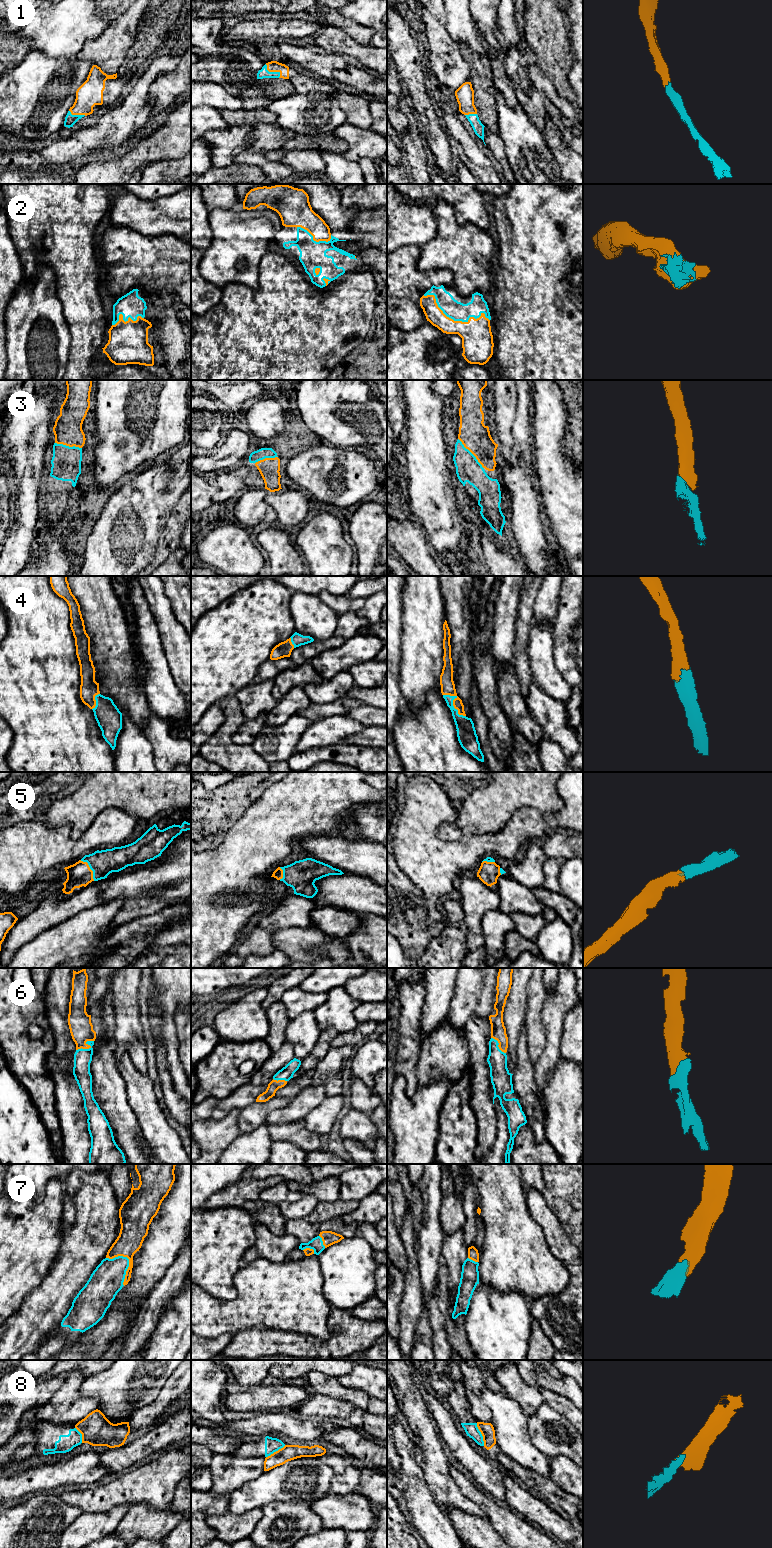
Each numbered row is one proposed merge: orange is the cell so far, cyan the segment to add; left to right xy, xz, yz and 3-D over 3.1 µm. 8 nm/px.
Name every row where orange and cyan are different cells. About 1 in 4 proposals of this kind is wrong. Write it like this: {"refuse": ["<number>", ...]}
{"refuse": ["8"]}

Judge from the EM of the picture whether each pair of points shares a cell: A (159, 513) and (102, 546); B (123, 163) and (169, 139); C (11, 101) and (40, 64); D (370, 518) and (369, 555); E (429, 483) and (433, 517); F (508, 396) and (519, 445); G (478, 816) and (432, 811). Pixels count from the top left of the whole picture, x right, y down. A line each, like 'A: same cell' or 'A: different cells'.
A: same cell
B: same cell
C: same cell
D: same cell
E: same cell
F: different cells
G: different cells

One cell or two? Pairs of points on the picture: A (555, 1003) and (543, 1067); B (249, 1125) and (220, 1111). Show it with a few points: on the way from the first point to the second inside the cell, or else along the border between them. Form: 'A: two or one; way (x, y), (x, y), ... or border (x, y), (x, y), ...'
A: one; way (553, 1019), (551, 1051)
B: two; border (255, 1101), (240, 1110)

